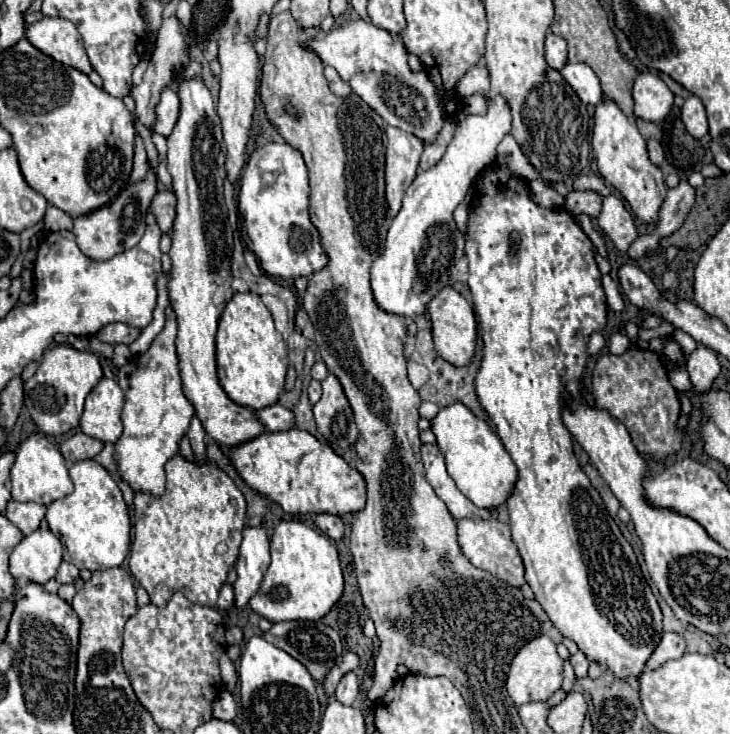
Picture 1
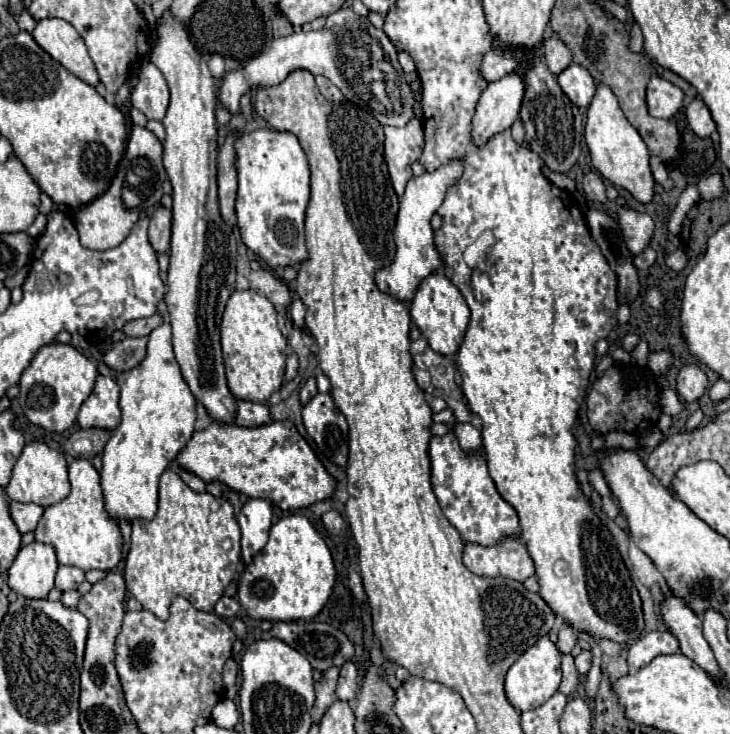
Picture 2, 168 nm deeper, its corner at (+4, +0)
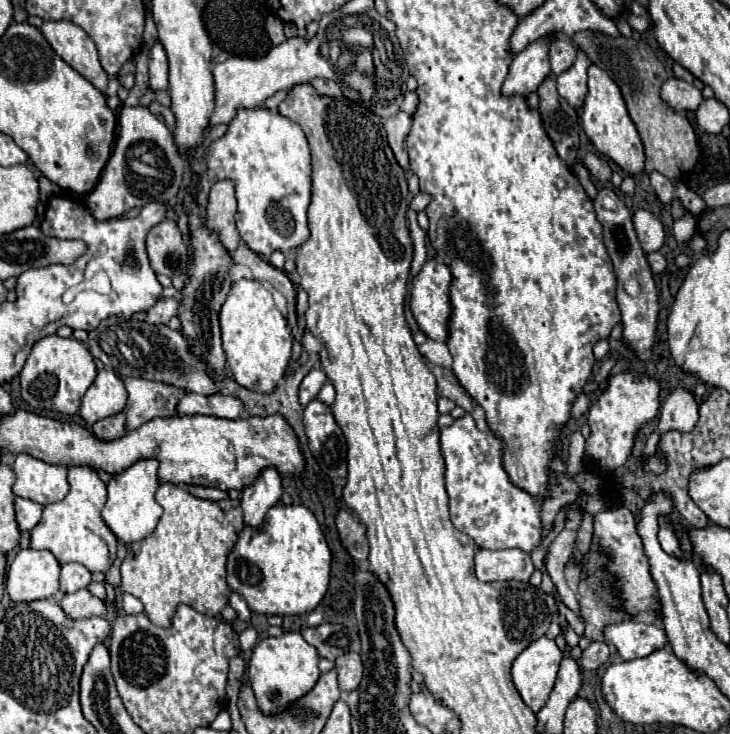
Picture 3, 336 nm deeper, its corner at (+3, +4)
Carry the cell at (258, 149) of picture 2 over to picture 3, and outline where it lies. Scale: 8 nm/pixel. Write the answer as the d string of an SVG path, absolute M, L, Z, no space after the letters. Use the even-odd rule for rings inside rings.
M265 107L237 109L227 133L201 151L211 183L231 179L237 191L237 229L251 251L269 257L273 251L299 247L309 239L307 207L311 203L311 155L303 129Z

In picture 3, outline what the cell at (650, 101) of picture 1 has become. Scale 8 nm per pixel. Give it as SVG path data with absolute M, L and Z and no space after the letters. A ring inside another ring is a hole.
M671 77L667 79L667 83L663 83L661 95L663 101L667 101L675 111L695 111L703 103L701 91L695 85L677 77Z

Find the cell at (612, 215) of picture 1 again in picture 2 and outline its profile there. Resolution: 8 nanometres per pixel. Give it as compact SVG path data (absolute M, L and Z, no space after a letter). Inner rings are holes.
M628 207L618 209L618 225L626 247L634 255L638 255L648 245L654 231L654 221L646 213L638 213Z

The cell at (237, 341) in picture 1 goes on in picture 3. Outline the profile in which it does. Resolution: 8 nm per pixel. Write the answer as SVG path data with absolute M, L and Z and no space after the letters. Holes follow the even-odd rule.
M241 279L233 283L219 311L219 325L227 363L233 369L233 379L249 391L271 393L285 375L293 343L287 321L275 307L271 291L255 279Z

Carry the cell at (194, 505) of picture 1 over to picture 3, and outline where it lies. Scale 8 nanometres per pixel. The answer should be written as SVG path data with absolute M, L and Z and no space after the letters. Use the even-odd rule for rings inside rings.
M161 483L155 493L155 499L163 507L163 515L153 535L149 535L141 543L133 543L131 547L127 547L127 555L121 563L121 577L123 577L121 589L141 599L147 617L159 627L171 627L171 617L177 611L179 603L191 605L195 611L207 617L217 617L229 601L225 563L227 563L227 553L231 551L237 539L235 527L225 521L225 513L219 509L217 503L197 499L185 487L173 483Z

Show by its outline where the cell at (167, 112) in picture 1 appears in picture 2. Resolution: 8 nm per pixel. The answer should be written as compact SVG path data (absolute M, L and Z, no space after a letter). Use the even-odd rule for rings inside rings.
M146 63L138 75L138 85L132 91L132 105L140 109L150 121L162 121L168 103L170 103L170 91L166 85L166 79L154 67L154 63Z

